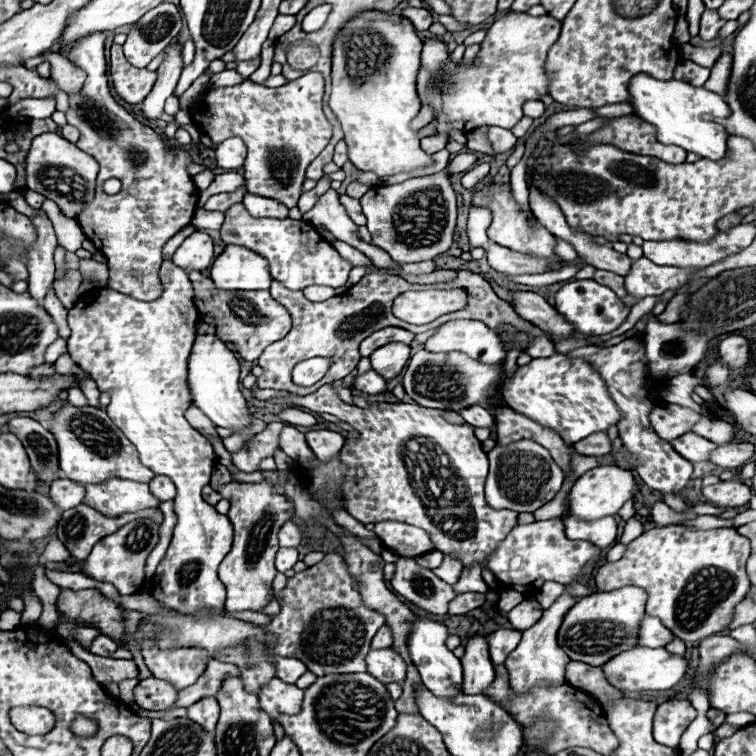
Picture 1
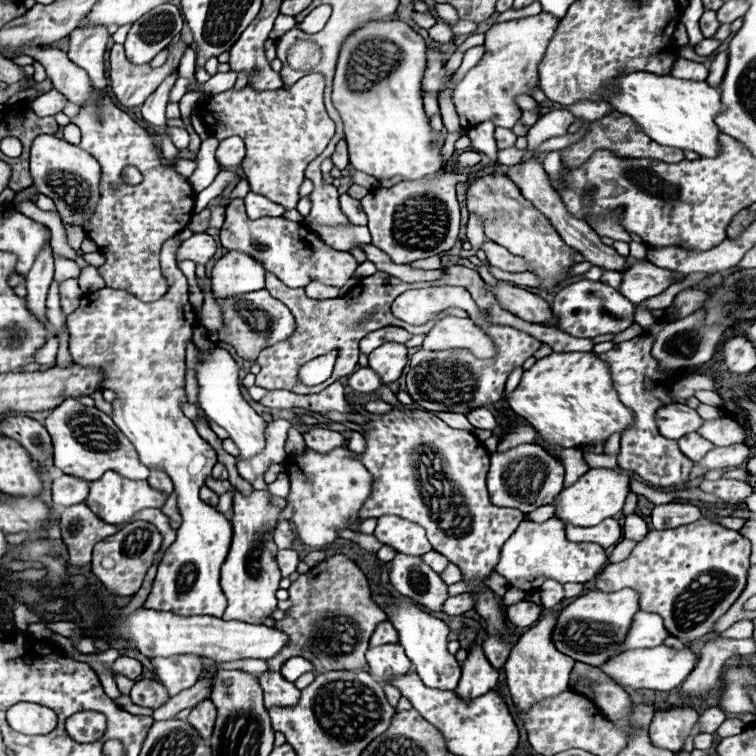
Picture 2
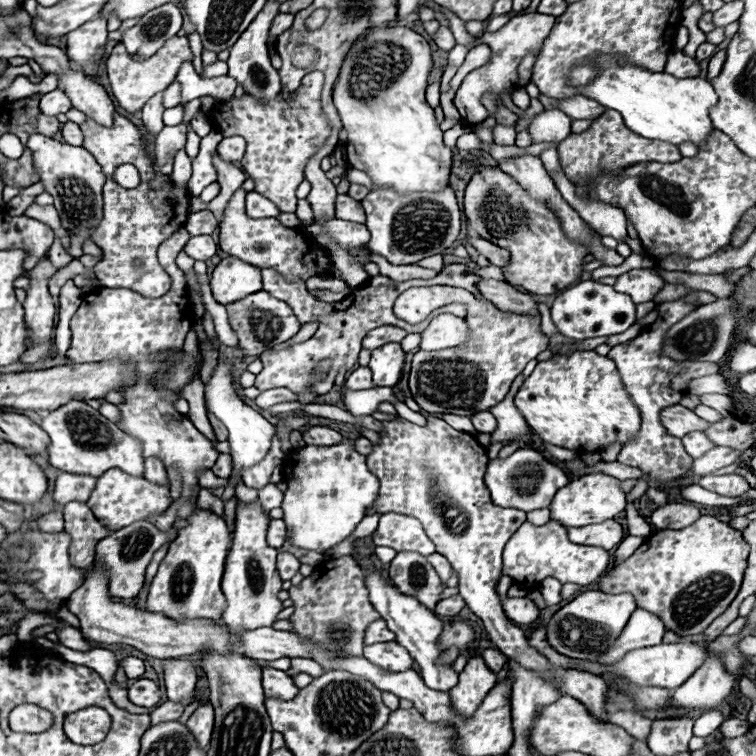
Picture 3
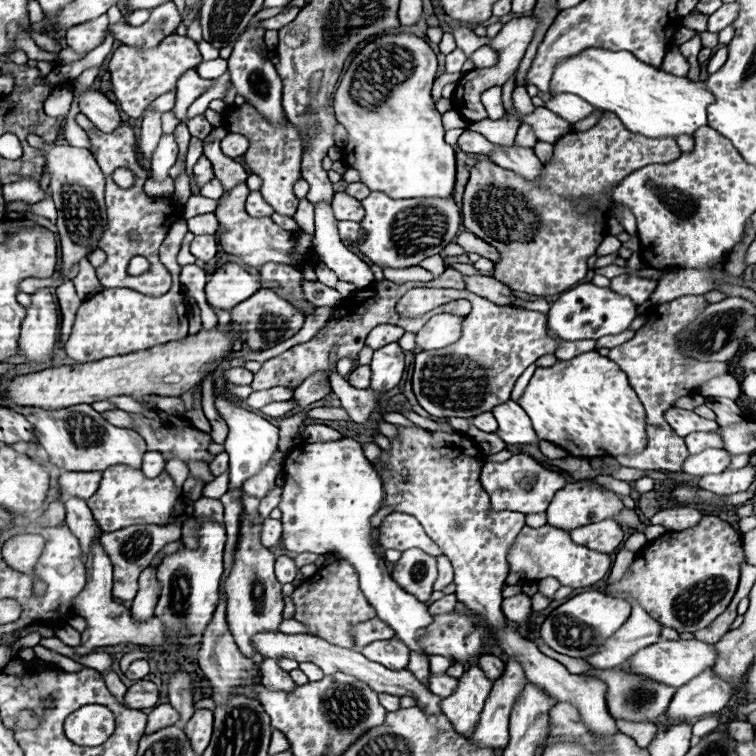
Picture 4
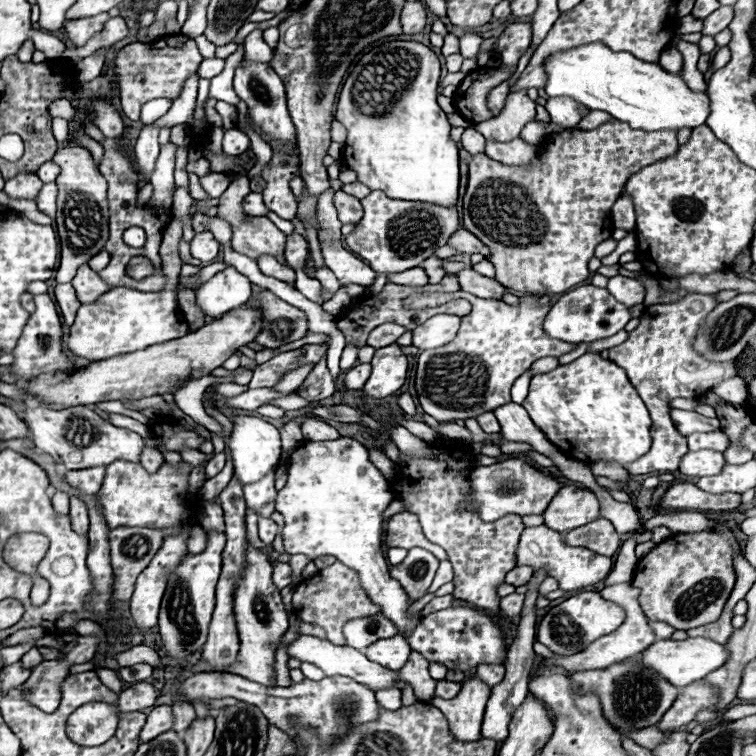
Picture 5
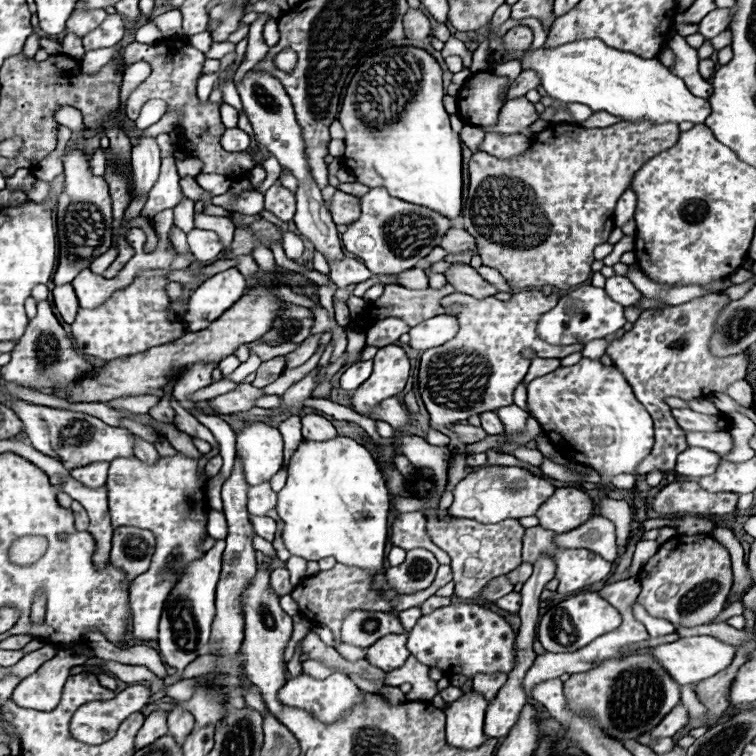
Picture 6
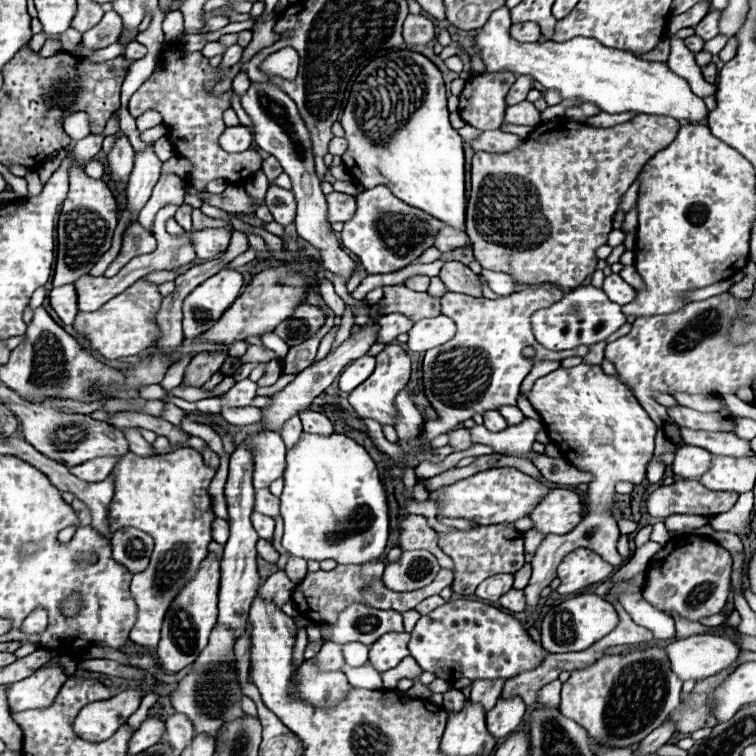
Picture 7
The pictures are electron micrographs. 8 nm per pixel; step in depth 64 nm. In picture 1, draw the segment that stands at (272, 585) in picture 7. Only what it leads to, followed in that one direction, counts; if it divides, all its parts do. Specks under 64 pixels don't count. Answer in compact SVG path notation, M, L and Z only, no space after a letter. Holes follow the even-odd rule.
M278 548L278 552L276 552L276 568L278 568L278 572L292 570L296 562L298 562L296 548Z

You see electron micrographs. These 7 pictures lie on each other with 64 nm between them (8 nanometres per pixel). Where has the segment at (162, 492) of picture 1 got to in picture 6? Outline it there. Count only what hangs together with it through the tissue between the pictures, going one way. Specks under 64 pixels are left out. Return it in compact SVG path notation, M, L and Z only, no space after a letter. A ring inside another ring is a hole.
M136 438L136 440L134 440L134 454L136 454L140 460L144 460L144 462L154 462L156 458L160 458L158 452L154 450L154 446L152 446L150 442L142 440L142 438Z

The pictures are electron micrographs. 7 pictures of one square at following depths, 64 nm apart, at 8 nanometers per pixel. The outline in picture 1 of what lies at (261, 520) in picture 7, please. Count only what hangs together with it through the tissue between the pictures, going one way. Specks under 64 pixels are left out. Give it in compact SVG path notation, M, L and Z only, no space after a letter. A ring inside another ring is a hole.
M288 520L280 530L278 530L278 544L284 548L296 548L302 540L302 532L296 526L296 522Z

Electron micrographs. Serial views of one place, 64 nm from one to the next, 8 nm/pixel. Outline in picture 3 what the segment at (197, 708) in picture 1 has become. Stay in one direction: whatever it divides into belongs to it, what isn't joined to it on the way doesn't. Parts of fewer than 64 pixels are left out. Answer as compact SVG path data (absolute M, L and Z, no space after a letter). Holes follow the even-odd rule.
M200 706L186 722L186 728L194 734L200 748L208 746L212 726L214 726L214 710L212 710L212 706Z

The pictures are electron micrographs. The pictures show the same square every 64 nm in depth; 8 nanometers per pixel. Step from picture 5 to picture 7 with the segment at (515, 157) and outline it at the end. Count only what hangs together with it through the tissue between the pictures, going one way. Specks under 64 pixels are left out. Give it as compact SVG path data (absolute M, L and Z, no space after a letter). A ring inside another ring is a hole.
M486 130L482 132L478 138L474 138L470 142L470 146L474 150L484 150L484 152L510 152L512 148L516 148L516 144L522 144L522 138L516 134L506 134L500 130Z

